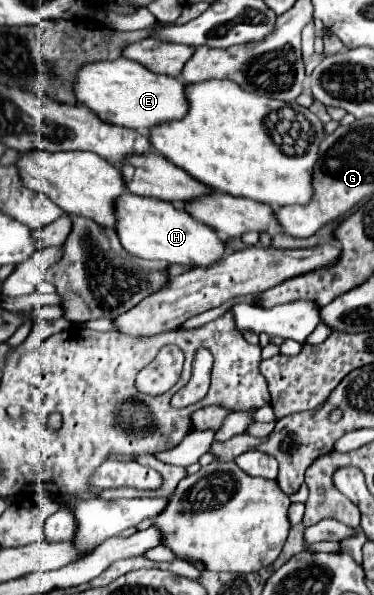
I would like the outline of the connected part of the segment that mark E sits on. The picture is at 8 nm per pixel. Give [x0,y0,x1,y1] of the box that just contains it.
[74,56,186,130]

